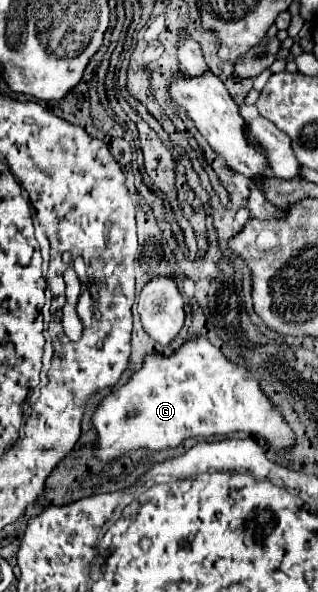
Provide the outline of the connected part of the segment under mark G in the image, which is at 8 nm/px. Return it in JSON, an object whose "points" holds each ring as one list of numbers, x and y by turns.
{"points":[[193,337,171,357,145,357,143,367,131,377,131,381,117,391,113,391,93,415,93,425,99,433,99,459,111,461,129,449,167,449,177,447,187,437,209,437,223,435,229,431,247,431,265,437,273,447,287,449,293,445,293,433,285,423,279,409,275,409,269,399,261,393,259,383,239,365,227,361,217,347,213,347,203,337]]}

